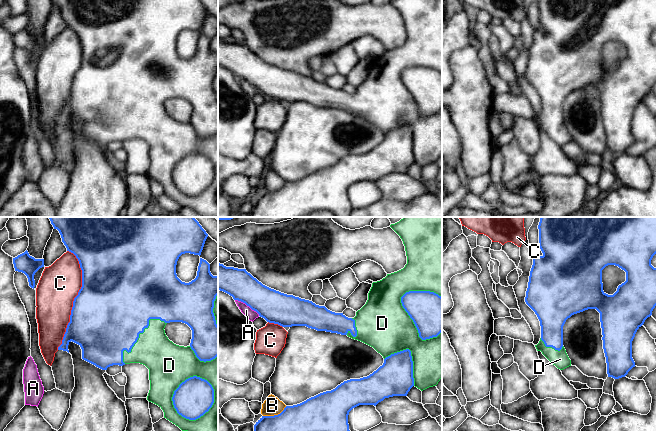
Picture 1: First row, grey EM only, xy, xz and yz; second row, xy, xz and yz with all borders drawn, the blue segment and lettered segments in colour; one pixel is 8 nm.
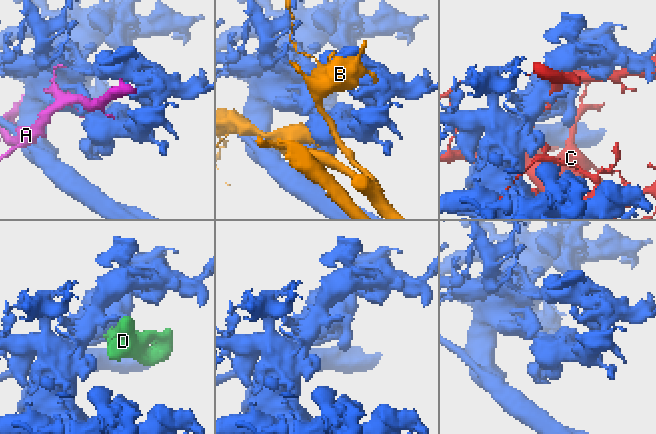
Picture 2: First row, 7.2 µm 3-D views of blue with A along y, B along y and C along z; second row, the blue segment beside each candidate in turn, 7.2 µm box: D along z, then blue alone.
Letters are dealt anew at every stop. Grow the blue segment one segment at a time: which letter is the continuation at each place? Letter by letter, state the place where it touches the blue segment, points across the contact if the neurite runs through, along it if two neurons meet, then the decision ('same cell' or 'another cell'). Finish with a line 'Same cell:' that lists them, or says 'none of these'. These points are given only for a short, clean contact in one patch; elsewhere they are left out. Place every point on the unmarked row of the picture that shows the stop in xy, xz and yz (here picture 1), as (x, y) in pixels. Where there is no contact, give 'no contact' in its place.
A: xz (247, 81) | another cell
B: xz (274, 191) | another cell
C: xy (74, 75) | another cell
D: xy (173, 172) | same cell
Same cell: D

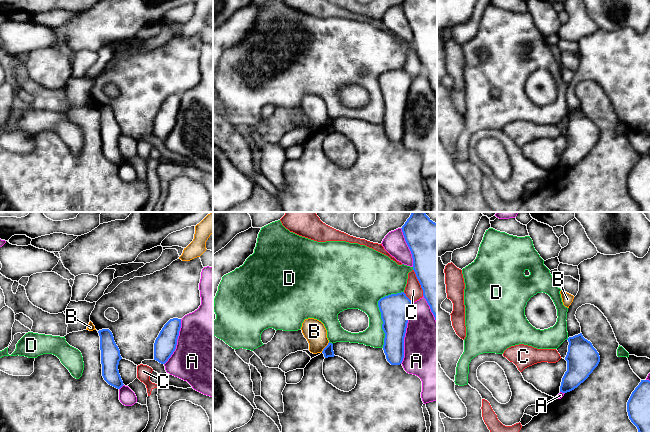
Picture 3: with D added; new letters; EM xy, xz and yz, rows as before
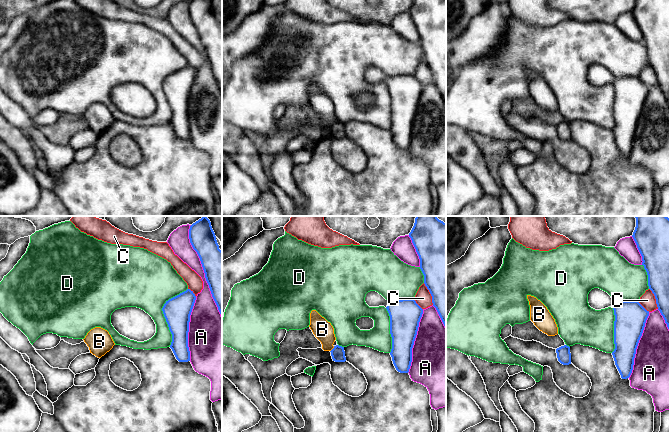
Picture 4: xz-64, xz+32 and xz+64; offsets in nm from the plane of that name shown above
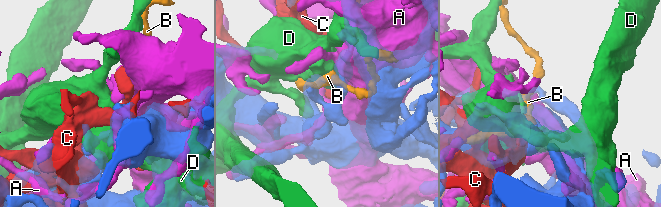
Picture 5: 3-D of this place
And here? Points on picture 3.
A: xz (405, 108) | another cell
B: xz (325, 123) | along xz (329, 118), (321, 128) | another cell
C: xz (419, 58) | another cell
D: xz (380, 87) | another cell
Same cell: none of these

